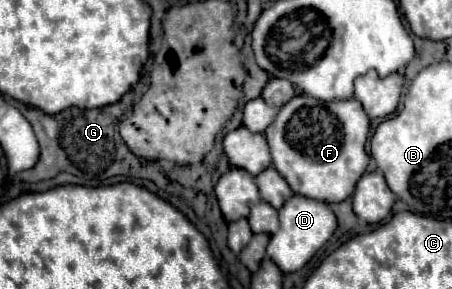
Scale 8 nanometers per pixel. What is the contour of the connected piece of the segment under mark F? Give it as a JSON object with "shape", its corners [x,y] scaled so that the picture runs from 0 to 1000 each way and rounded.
{"shape":[[[679,325],[644,339],[586,450],[613,595],[653,671],[710,699],[759,699],[781,671],[790,616],[799,616],[816,567],[808,526],[812,464],[816,408],[799,353],[785,339],[710,353]]]}

